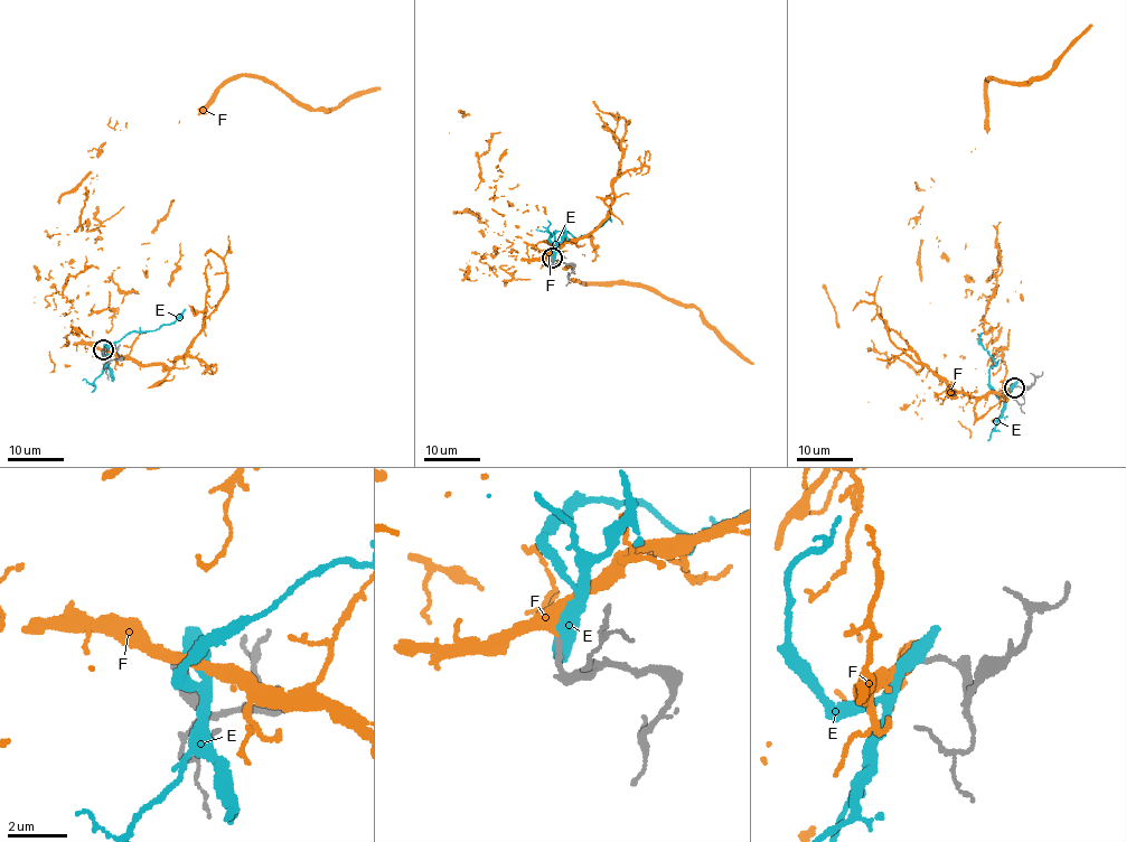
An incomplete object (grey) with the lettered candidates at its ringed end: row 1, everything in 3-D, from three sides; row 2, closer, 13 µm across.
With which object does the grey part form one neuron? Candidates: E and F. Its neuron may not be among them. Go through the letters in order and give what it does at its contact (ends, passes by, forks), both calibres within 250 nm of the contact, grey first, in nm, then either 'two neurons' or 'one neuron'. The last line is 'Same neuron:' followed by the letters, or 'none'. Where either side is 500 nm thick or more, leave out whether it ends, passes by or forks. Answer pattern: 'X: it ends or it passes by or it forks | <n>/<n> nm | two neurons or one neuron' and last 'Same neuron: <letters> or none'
E: it passes by | 180/440 nm | two neurons
F: it passes by | 180/220 nm | one neuron
Same neuron: F

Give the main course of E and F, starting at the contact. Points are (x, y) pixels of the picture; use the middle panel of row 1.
E: (551, 259), (554, 249), (550, 239), (555, 233), (564, 232), (580, 239), (609, 218), (611, 222)
F: (551, 256), (549, 241), (570, 283), (565, 268), (582, 286), (632, 284), (694, 306), (753, 363)

